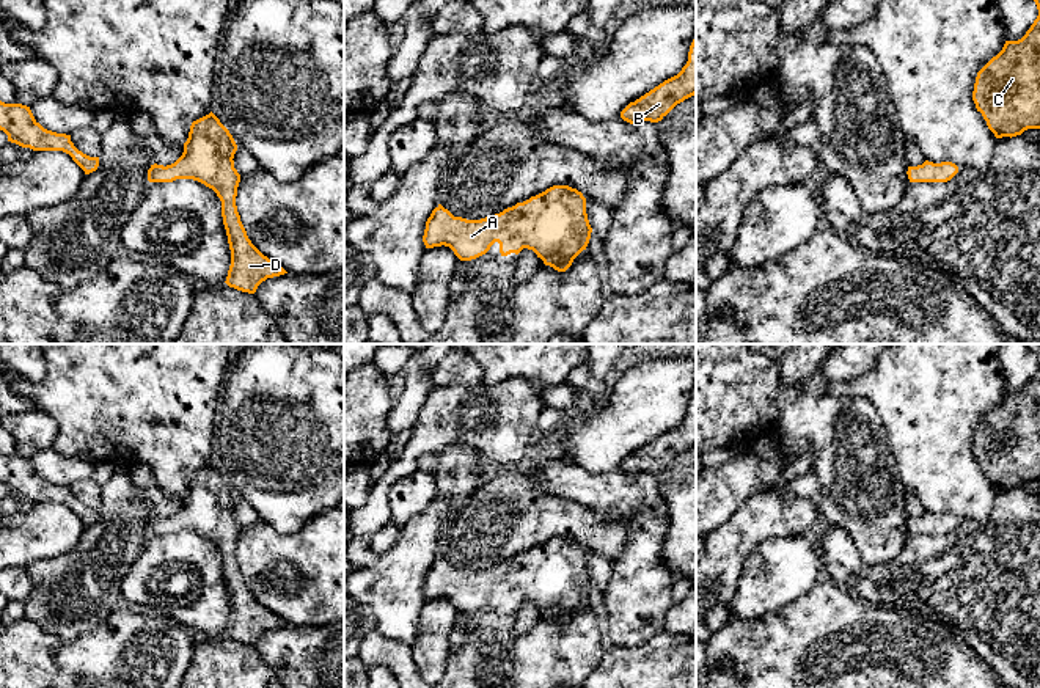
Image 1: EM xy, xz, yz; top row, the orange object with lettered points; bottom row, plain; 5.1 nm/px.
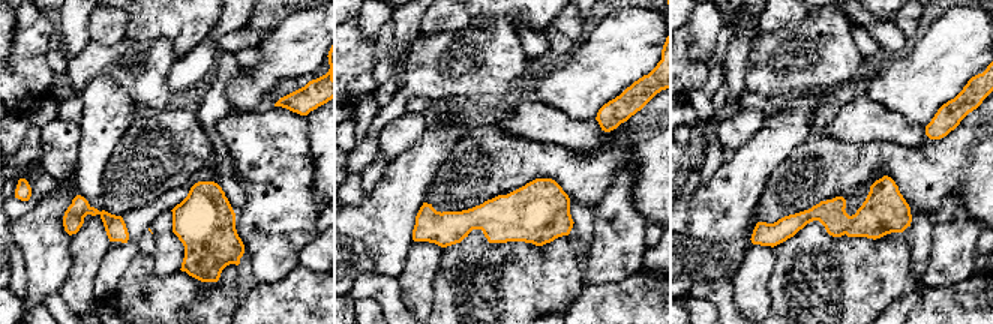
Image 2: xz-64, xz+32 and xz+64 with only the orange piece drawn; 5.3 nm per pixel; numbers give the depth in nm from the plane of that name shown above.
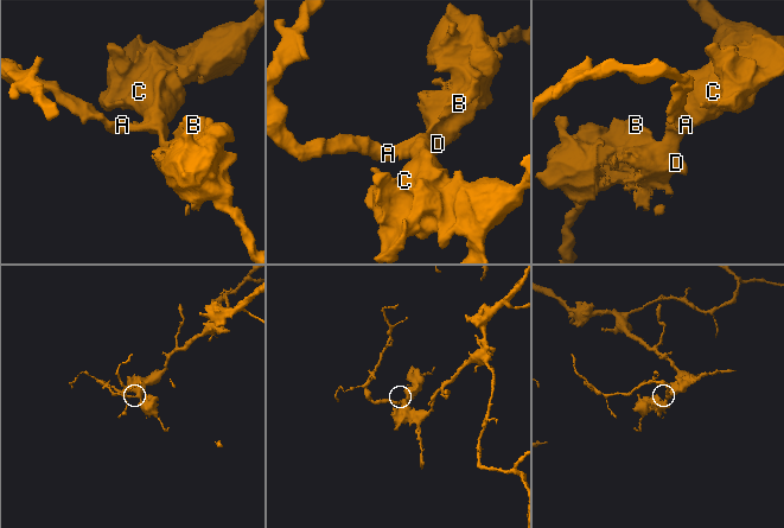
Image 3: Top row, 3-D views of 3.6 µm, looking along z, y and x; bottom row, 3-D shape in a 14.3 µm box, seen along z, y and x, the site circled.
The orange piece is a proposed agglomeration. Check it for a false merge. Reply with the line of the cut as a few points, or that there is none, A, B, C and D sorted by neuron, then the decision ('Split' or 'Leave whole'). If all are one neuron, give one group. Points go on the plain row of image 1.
No split. Groups: A B C D. Leave whole

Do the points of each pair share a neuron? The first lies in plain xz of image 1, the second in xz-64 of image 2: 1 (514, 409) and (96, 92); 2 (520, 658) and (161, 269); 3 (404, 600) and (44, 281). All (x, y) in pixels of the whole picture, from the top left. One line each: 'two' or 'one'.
1: two
2: two
3: one

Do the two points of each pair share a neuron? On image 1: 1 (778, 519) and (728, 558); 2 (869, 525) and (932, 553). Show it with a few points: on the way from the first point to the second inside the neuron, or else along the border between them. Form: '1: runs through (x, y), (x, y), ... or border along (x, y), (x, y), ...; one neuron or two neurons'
1: runs through (765, 520), (740, 545); one neuron
2: border along (900, 552), (889, 559), (866, 566); two neurons

